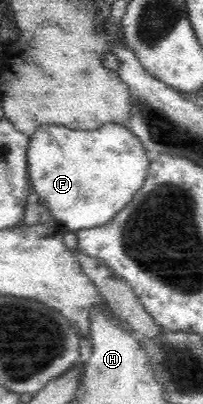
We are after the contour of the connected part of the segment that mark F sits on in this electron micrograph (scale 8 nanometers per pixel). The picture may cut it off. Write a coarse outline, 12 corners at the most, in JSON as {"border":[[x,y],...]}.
{"border":[[41,125],[28,178],[69,231],[113,220],[148,152],[128,125]]}

